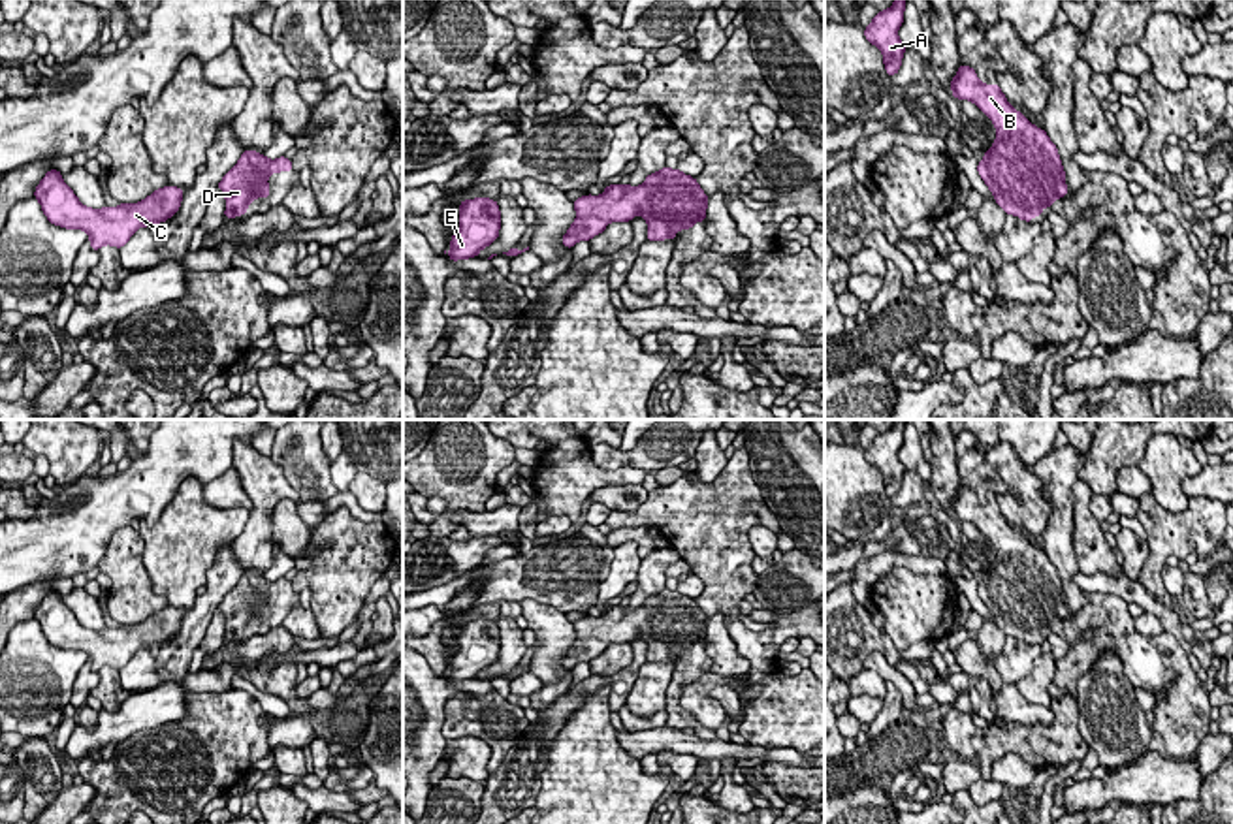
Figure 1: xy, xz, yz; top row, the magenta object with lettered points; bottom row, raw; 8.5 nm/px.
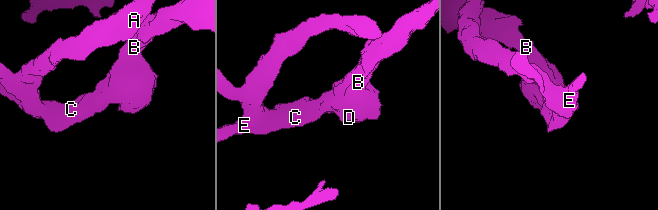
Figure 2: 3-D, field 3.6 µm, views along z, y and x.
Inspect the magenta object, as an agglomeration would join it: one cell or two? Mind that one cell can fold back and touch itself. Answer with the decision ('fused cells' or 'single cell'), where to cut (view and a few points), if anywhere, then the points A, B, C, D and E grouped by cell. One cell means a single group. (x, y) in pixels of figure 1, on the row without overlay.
single cell; no cut; A B C D E

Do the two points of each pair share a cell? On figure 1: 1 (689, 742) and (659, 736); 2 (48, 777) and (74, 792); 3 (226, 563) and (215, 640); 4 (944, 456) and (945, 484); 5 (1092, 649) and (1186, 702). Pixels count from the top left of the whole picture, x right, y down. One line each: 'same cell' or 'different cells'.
1: same cell
2: different cells
3: different cells
4: same cell
5: same cell

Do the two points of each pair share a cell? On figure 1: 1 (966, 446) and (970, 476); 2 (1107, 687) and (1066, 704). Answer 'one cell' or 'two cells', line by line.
1: one cell
2: two cells

